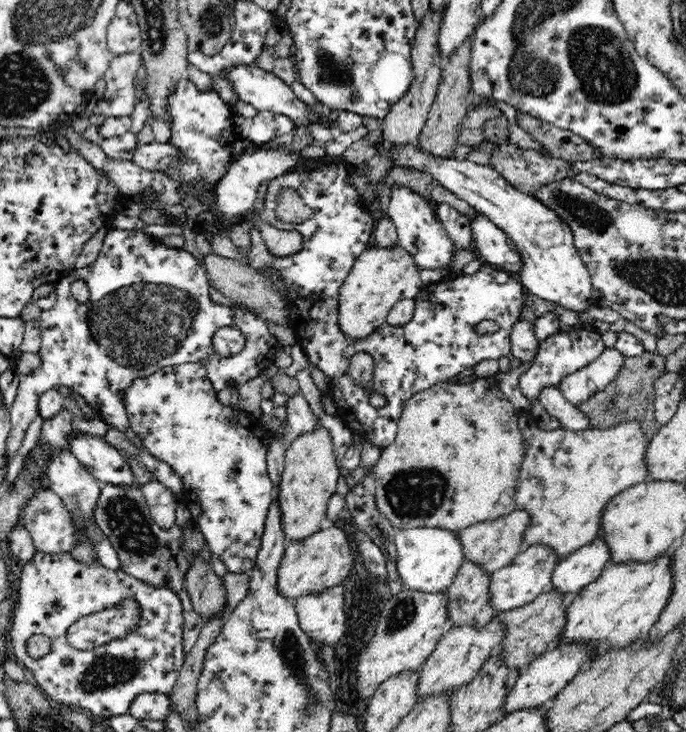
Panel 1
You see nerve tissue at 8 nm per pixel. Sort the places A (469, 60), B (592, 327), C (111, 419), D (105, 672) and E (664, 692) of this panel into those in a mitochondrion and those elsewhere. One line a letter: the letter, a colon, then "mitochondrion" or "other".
A: other
B: other
C: other
D: mitochondrion
E: other

